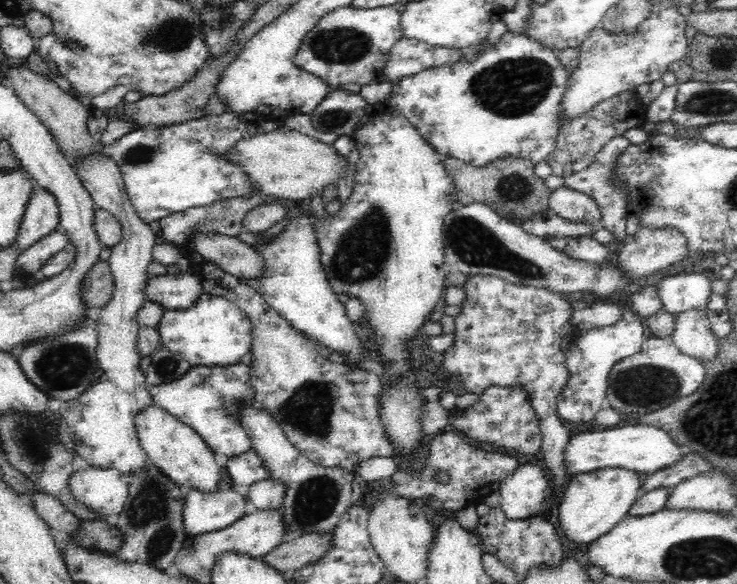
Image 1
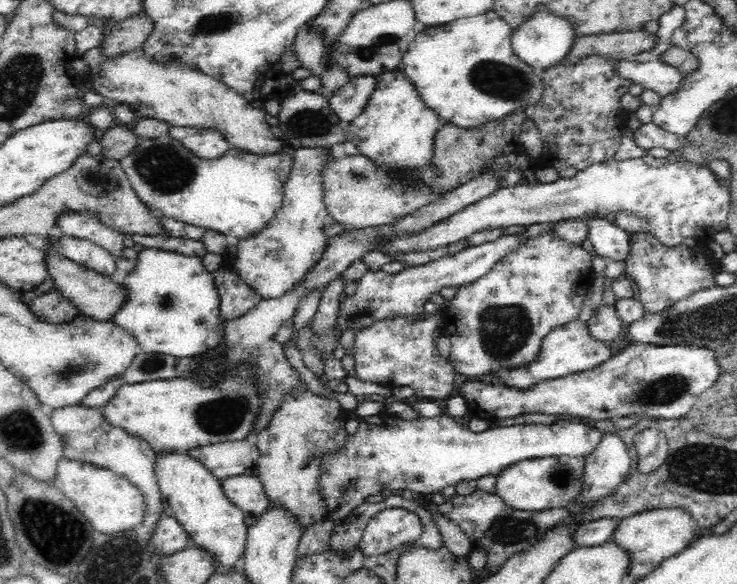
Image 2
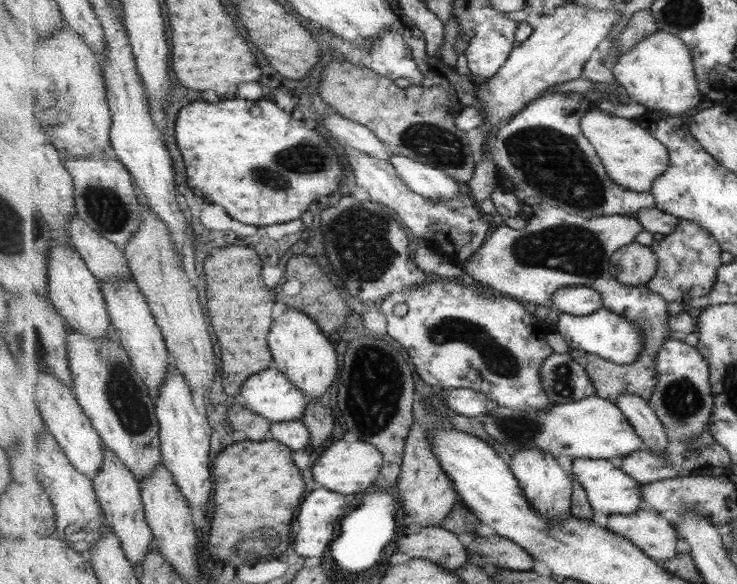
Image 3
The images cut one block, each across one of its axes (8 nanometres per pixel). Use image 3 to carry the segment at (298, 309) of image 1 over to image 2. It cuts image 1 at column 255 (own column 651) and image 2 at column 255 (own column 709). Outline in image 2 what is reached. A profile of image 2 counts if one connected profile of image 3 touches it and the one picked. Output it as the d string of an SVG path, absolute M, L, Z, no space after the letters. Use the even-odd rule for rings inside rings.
M304 148L294 150L293 167L286 181L282 204L271 218L269 224L265 225L261 232L248 235L246 239L233 241L237 246L237 254L234 260L224 260L222 266L235 272L257 296L261 299L277 299L294 292L296 286L304 284L304 278L310 274L311 268L320 263L328 246L328 236L324 235L326 224L324 219L328 215L326 205L322 198L322 179L320 179L320 168L326 164L326 158L330 158L330 149Z

